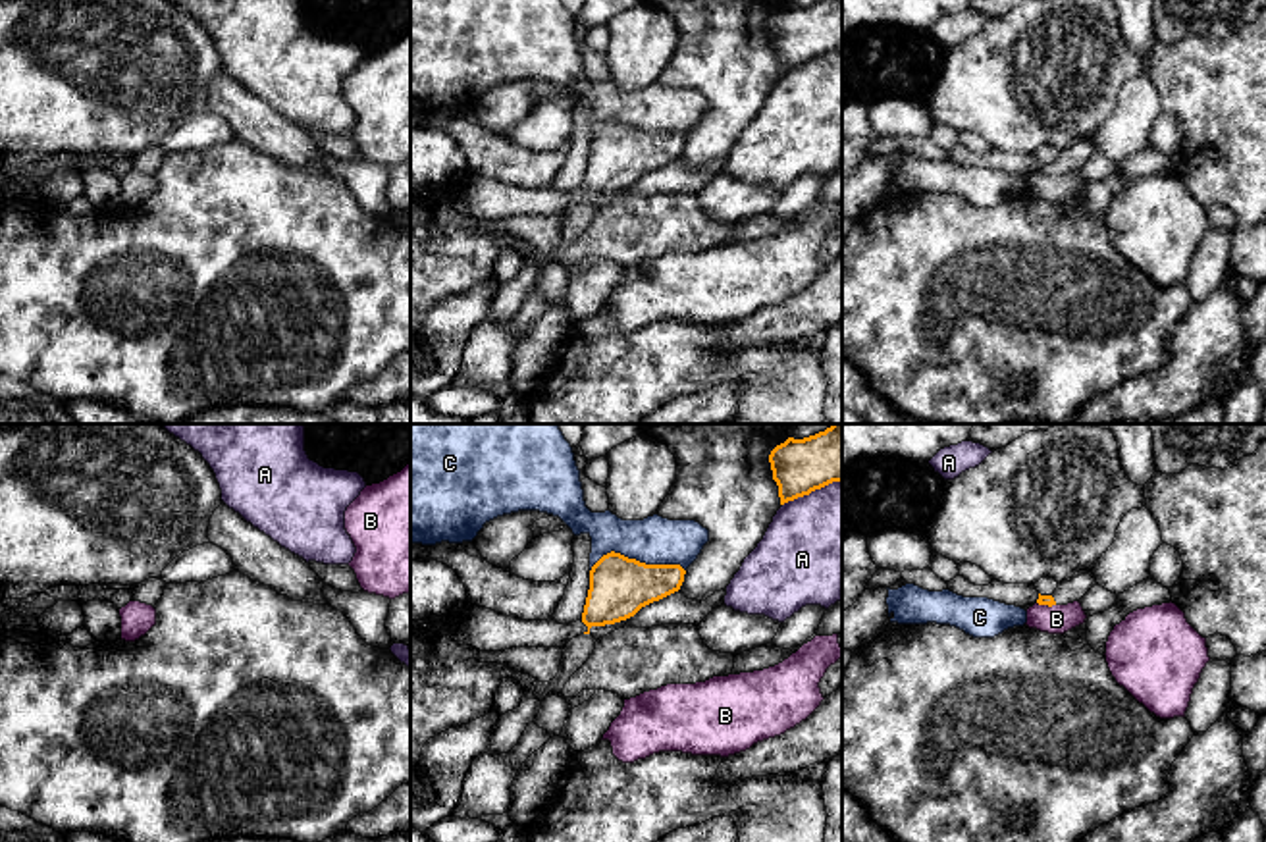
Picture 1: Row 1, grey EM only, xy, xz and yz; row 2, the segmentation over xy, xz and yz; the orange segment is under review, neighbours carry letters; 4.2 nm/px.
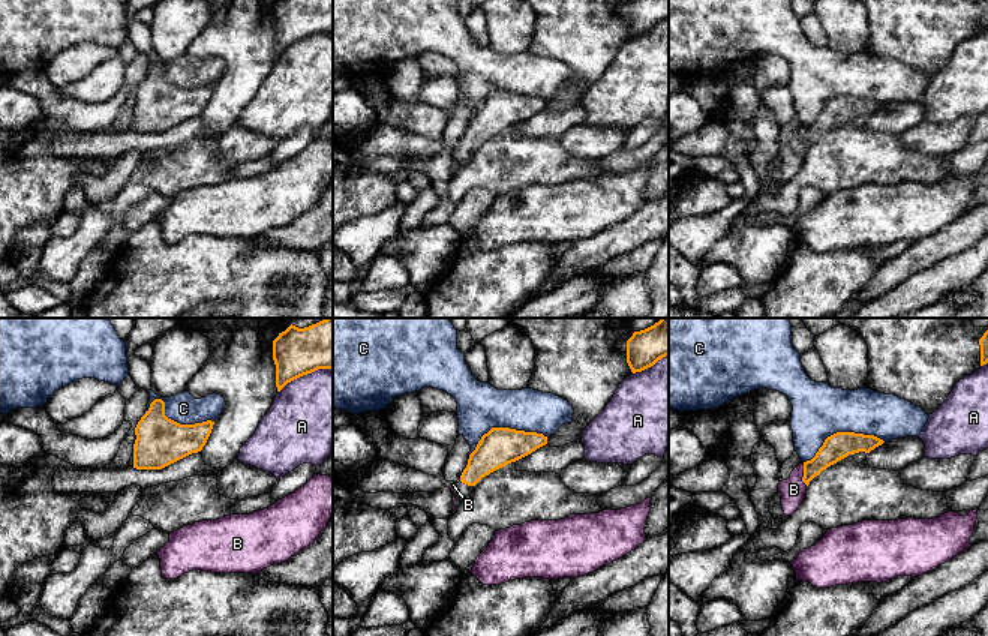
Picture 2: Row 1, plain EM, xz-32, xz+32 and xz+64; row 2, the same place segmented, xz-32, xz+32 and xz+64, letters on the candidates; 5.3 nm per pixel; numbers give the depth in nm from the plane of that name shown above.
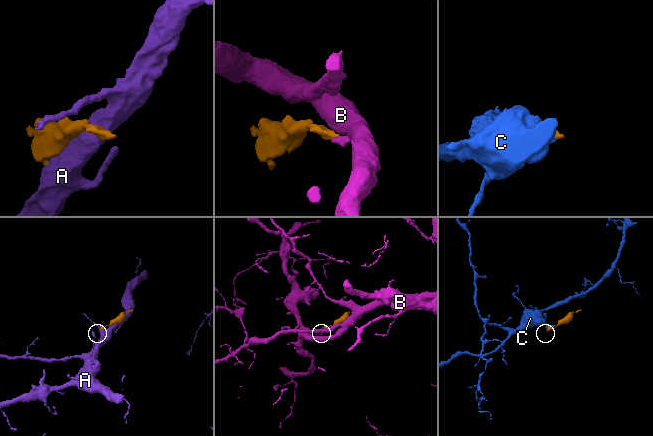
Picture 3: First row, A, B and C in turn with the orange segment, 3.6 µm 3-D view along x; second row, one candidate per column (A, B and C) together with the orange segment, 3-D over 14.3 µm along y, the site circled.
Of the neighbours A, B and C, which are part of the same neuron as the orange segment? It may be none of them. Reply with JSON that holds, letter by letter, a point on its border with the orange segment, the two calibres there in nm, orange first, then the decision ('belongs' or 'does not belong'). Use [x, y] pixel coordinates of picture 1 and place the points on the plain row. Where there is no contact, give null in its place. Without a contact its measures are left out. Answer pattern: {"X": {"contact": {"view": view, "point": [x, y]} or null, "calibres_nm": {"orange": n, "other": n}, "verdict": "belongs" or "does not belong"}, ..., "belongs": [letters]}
{"A": {"contact": {"view": "xz", "point": [812, 58]}, "calibres_nm": {"orange": 220, "other": 480}, "verdict": "does not belong"}, "B": {"contact": {"view": "yz", "point": [1047, 172]}, "calibres_nm": {"orange": 50, "other": 120}, "verdict": "does not belong"}, "C": {"contact": {"view": "xz", "point": [638, 130]}, "calibres_nm": {"orange": 260, "other": 200}, "verdict": "does not belong"}, "belongs": []}

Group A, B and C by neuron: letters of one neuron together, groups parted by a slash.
A / B / C

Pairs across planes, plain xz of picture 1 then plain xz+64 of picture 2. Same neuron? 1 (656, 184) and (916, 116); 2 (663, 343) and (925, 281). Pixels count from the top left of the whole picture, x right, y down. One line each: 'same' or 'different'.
1: same
2: different

